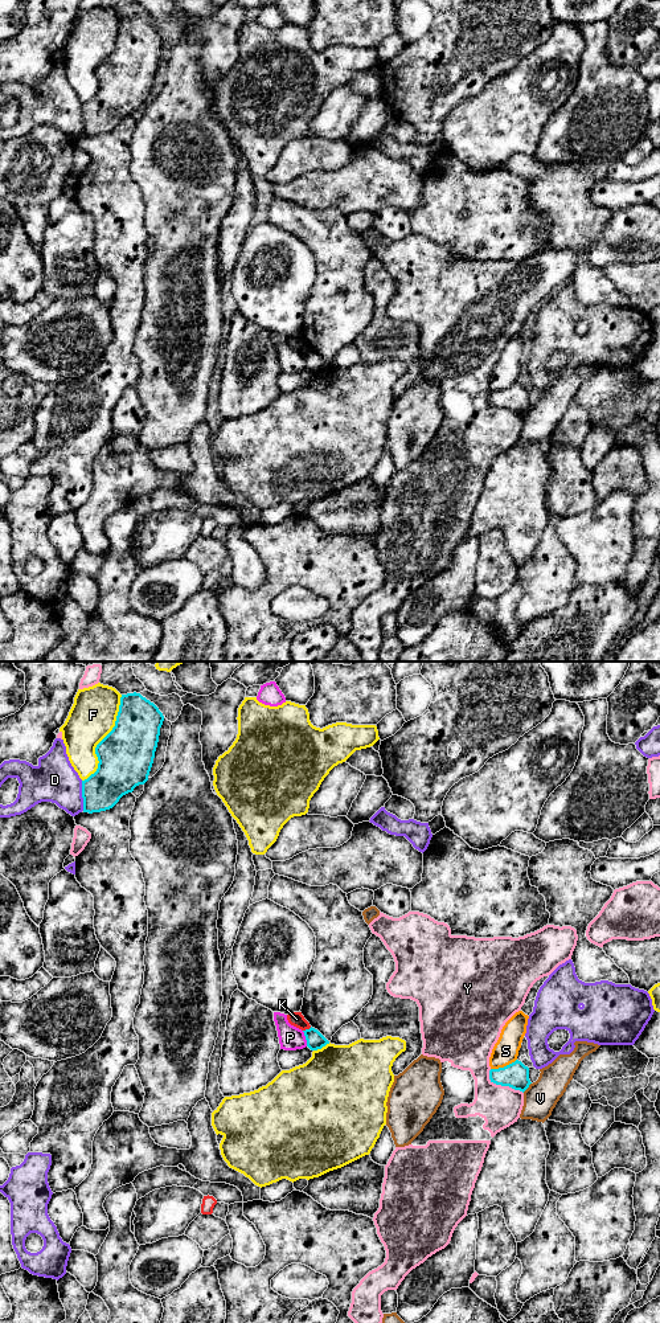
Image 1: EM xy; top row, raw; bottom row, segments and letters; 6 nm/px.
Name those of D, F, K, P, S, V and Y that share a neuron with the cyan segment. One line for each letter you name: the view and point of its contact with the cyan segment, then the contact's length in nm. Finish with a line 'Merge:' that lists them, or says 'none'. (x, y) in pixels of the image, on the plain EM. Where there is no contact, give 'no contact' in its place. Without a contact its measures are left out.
Merge: none

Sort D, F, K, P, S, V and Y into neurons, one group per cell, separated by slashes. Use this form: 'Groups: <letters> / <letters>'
Groups: D / F / K / P / S / V / Y

